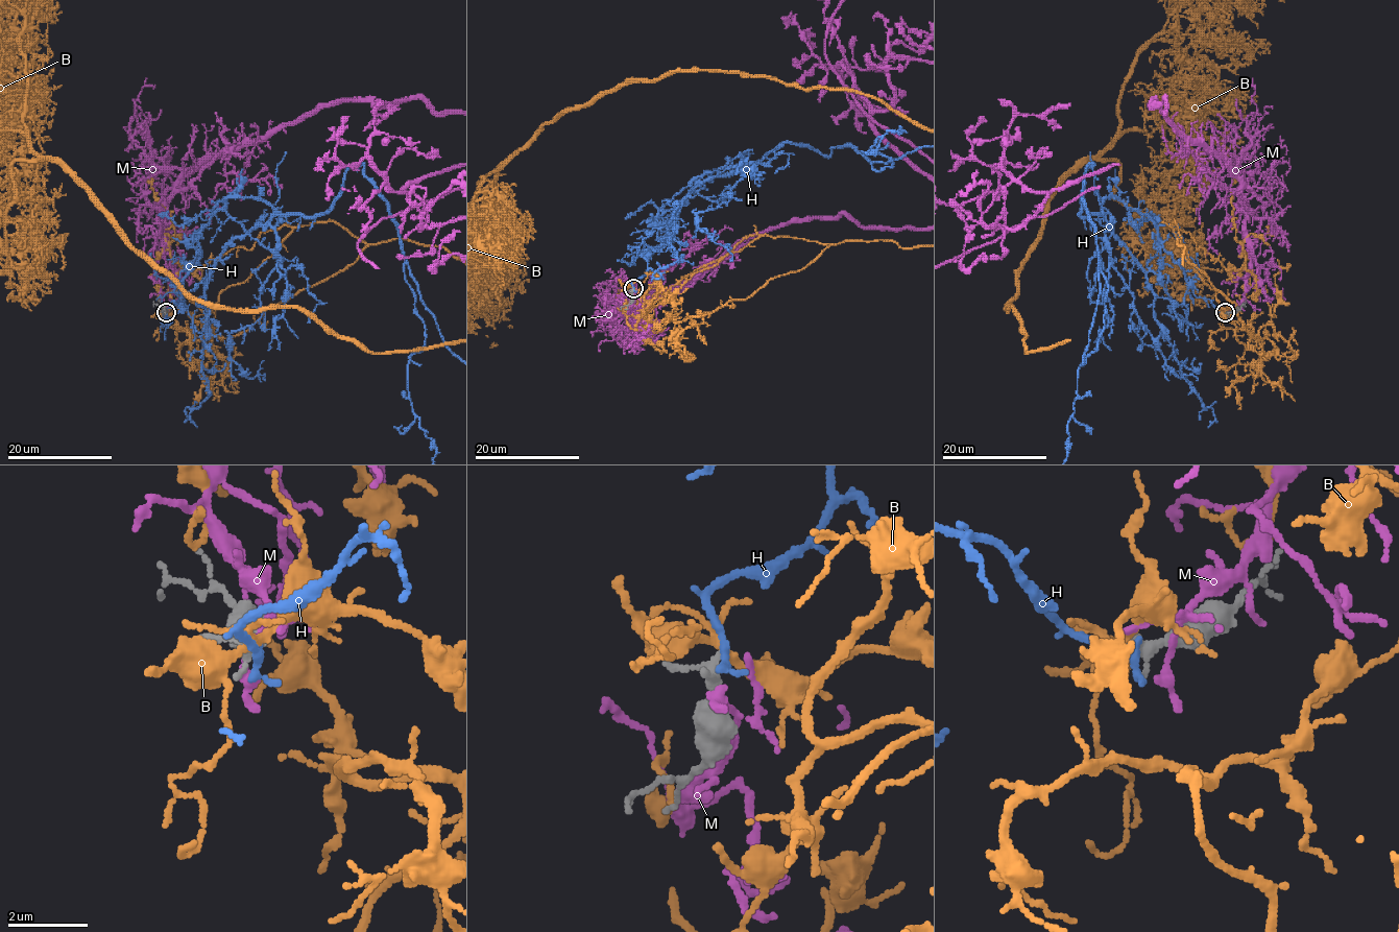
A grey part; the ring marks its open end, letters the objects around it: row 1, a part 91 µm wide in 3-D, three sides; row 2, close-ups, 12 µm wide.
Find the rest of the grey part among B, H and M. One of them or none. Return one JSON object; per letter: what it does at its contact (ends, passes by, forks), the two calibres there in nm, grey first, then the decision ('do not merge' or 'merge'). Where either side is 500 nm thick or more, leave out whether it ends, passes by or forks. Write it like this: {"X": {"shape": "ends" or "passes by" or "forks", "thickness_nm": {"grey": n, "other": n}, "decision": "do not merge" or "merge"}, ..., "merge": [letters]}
{"B": {"shape": "forks", "thickness_nm": {"grey": 180, "other": 180}, "decision": "do not merge"}, "H": {"shape": "ends", "thickness_nm": {"grey": 240, "other": 240}, "decision": "do not merge"}, "M": {"shape": "forks", "thickness_nm": {"grey": 400, "other": 110}, "decision": "do not merge"}, "merge": []}

